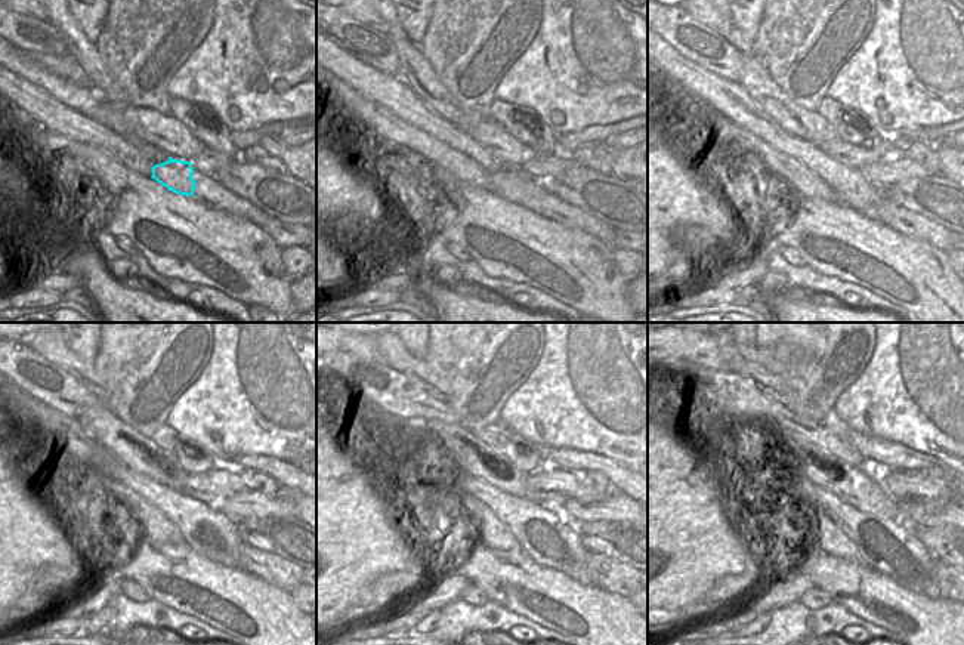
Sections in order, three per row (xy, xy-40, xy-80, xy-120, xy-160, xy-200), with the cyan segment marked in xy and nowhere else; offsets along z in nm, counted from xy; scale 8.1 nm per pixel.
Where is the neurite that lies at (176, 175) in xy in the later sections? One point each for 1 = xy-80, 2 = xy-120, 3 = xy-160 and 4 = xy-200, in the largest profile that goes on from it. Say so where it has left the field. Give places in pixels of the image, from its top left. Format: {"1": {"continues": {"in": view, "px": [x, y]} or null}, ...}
{"1": {"continues": {"in": "xy-80", "px": [853, 194]}}, "2": {"continues": {"in": "xy-120", "px": [219, 542]}}, "3": {"continues": {"in": "xy-160", "px": [555, 545]}}, "4": {"continues": {"in": "xy-200", "px": [884, 546]}}}

